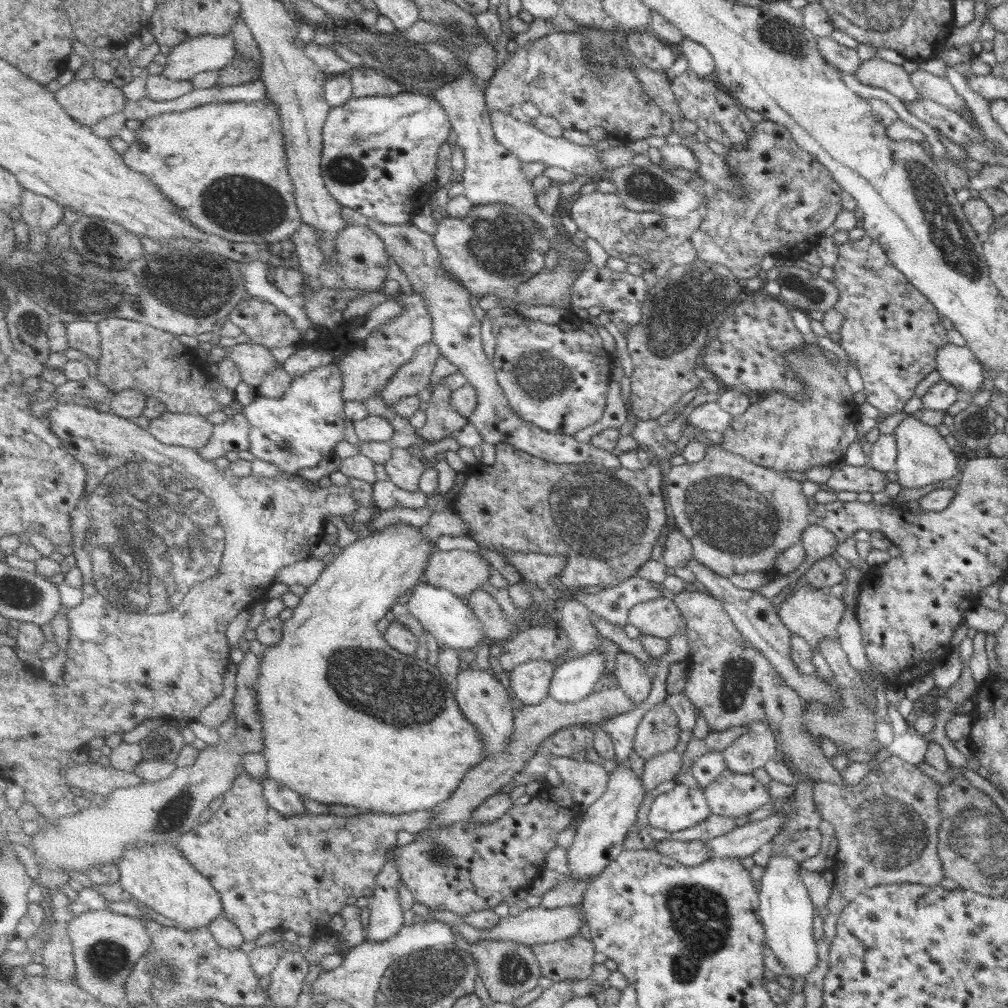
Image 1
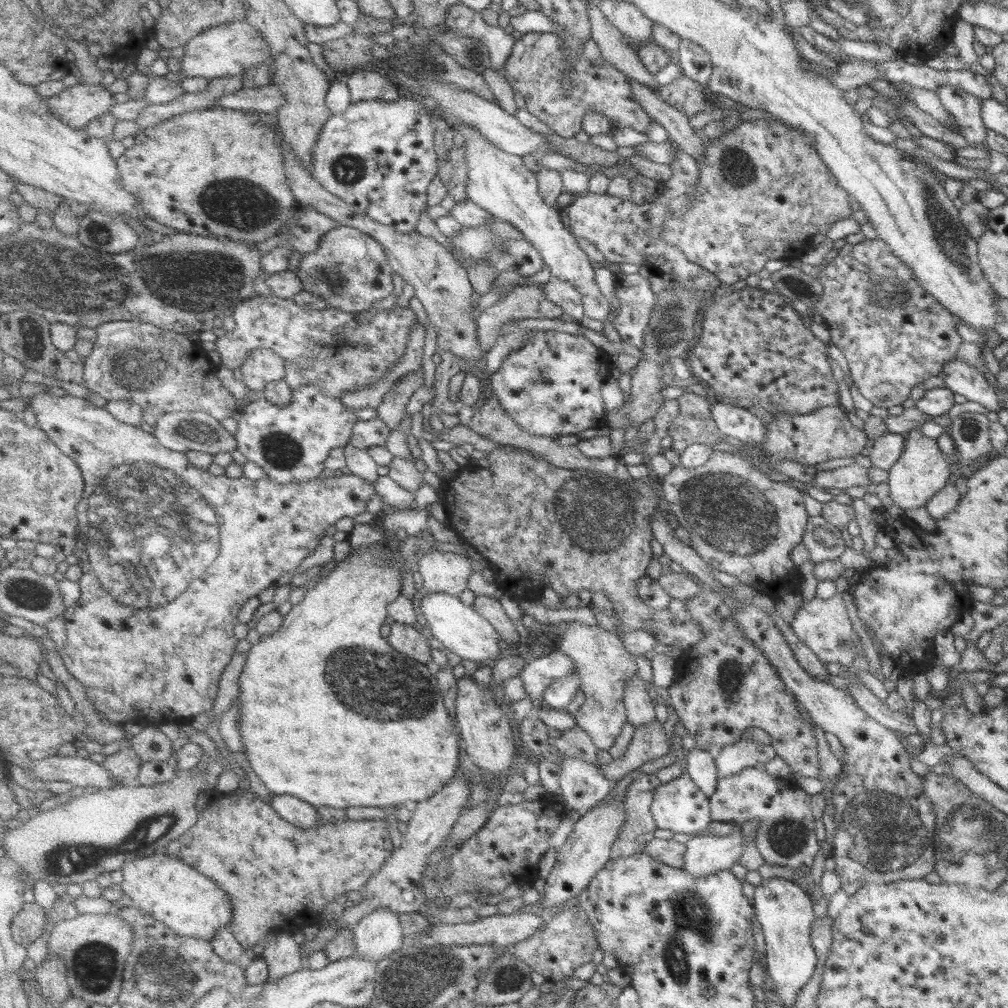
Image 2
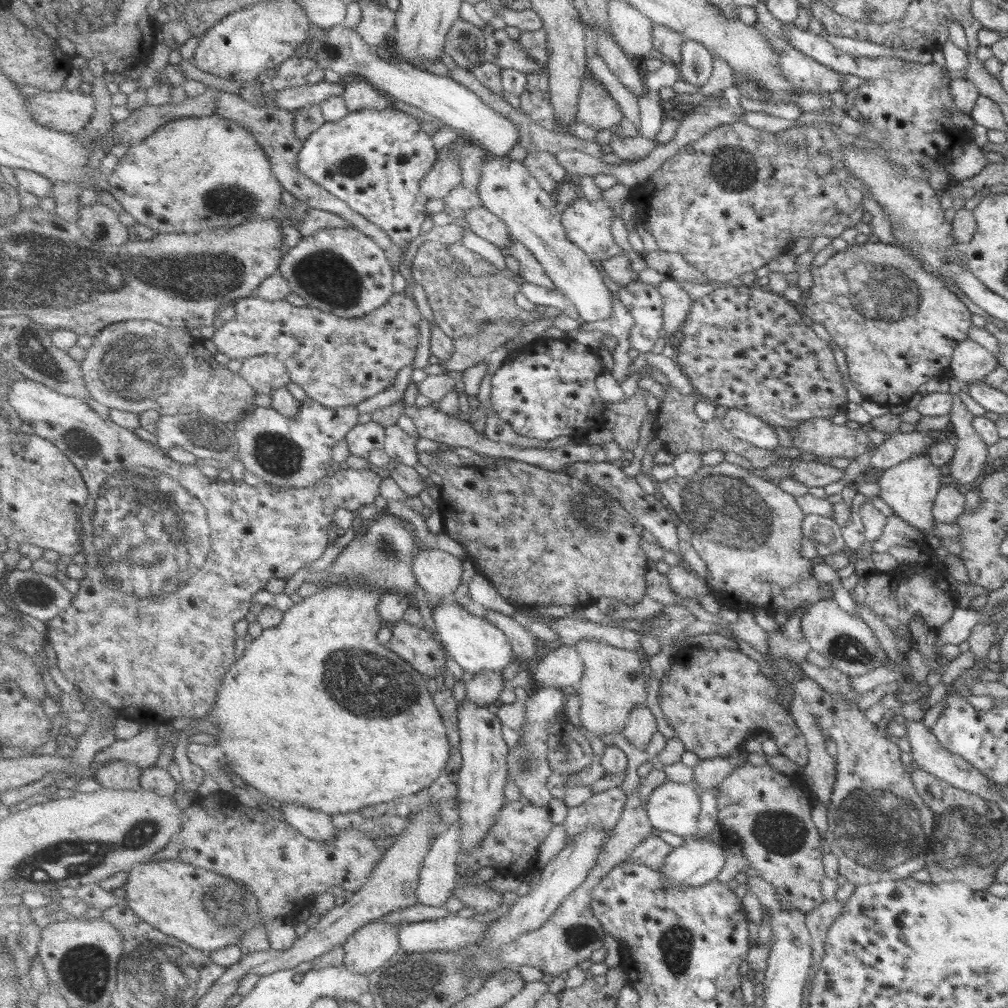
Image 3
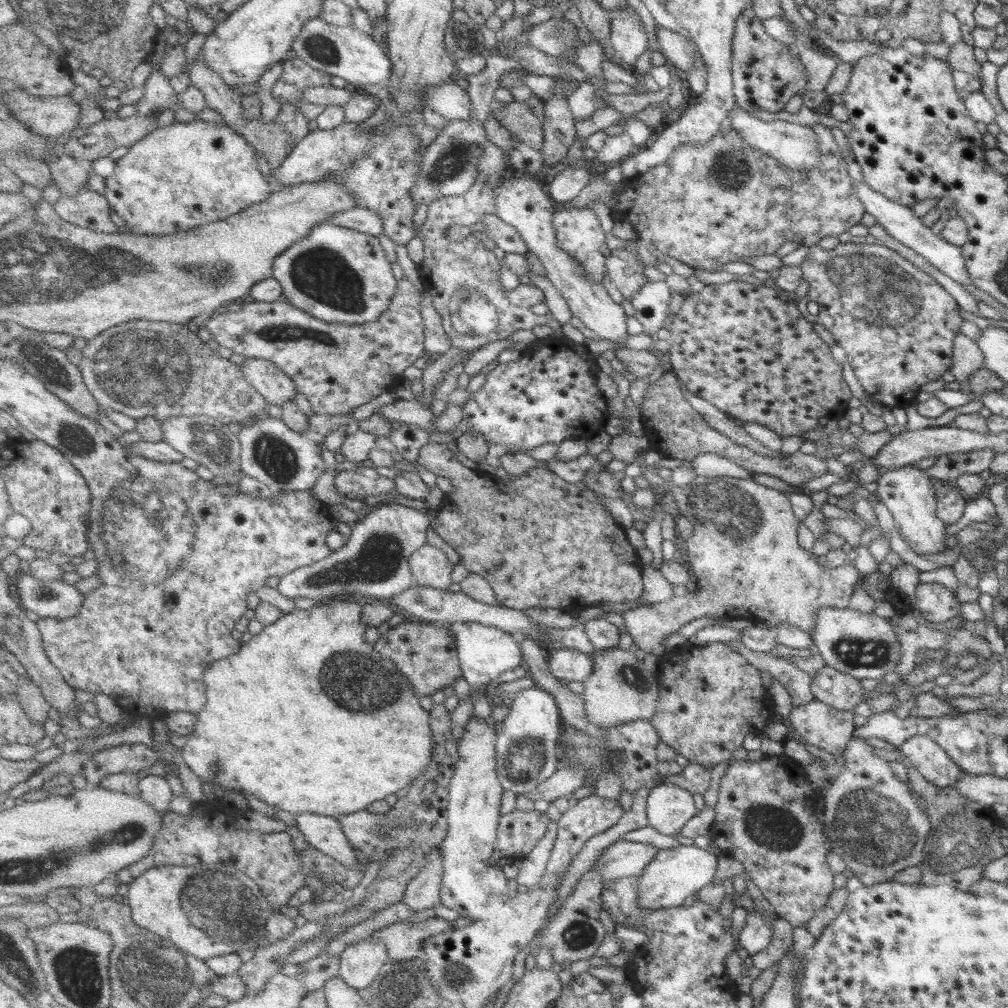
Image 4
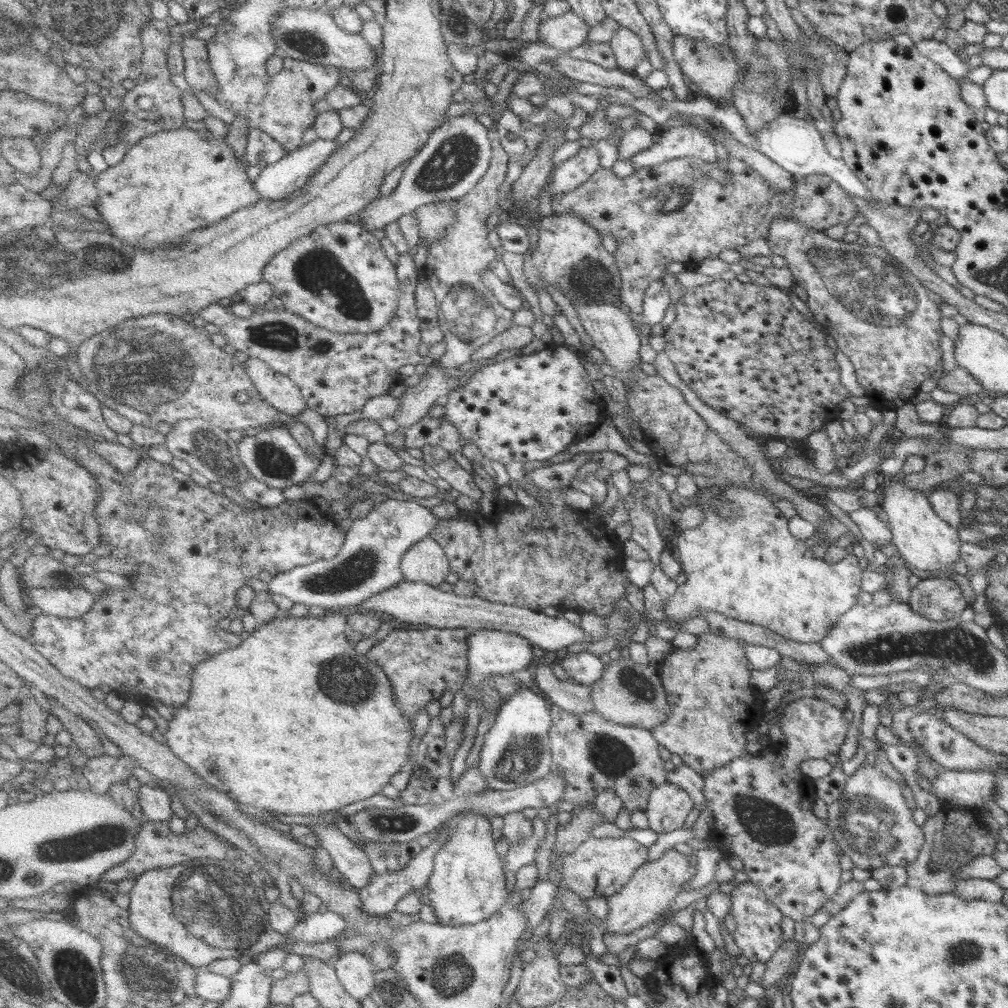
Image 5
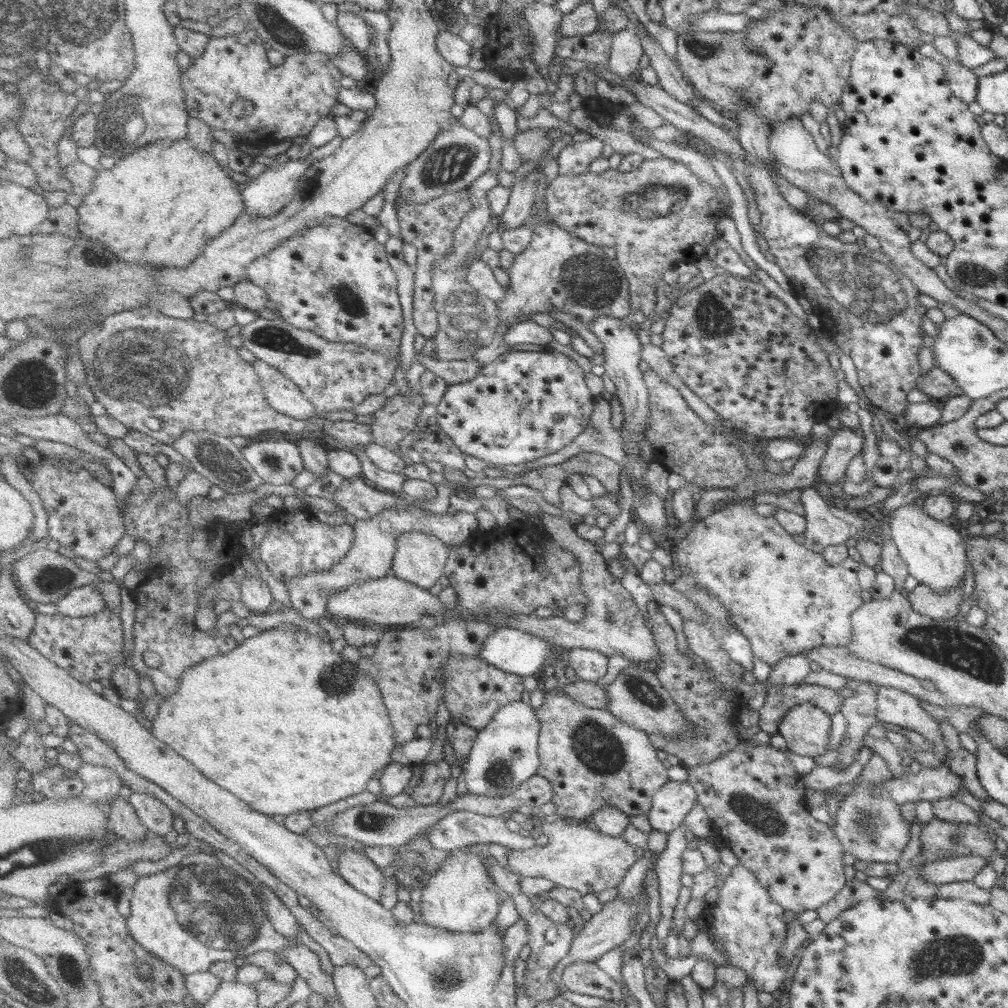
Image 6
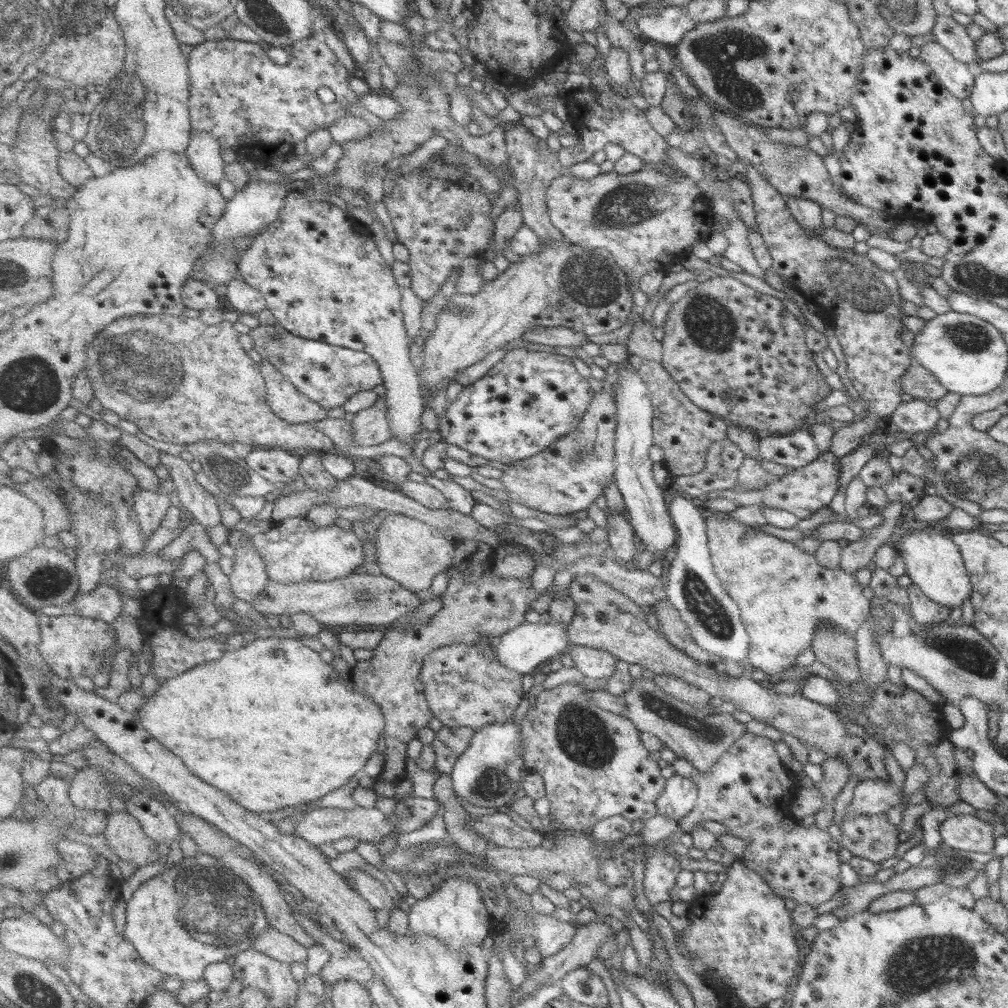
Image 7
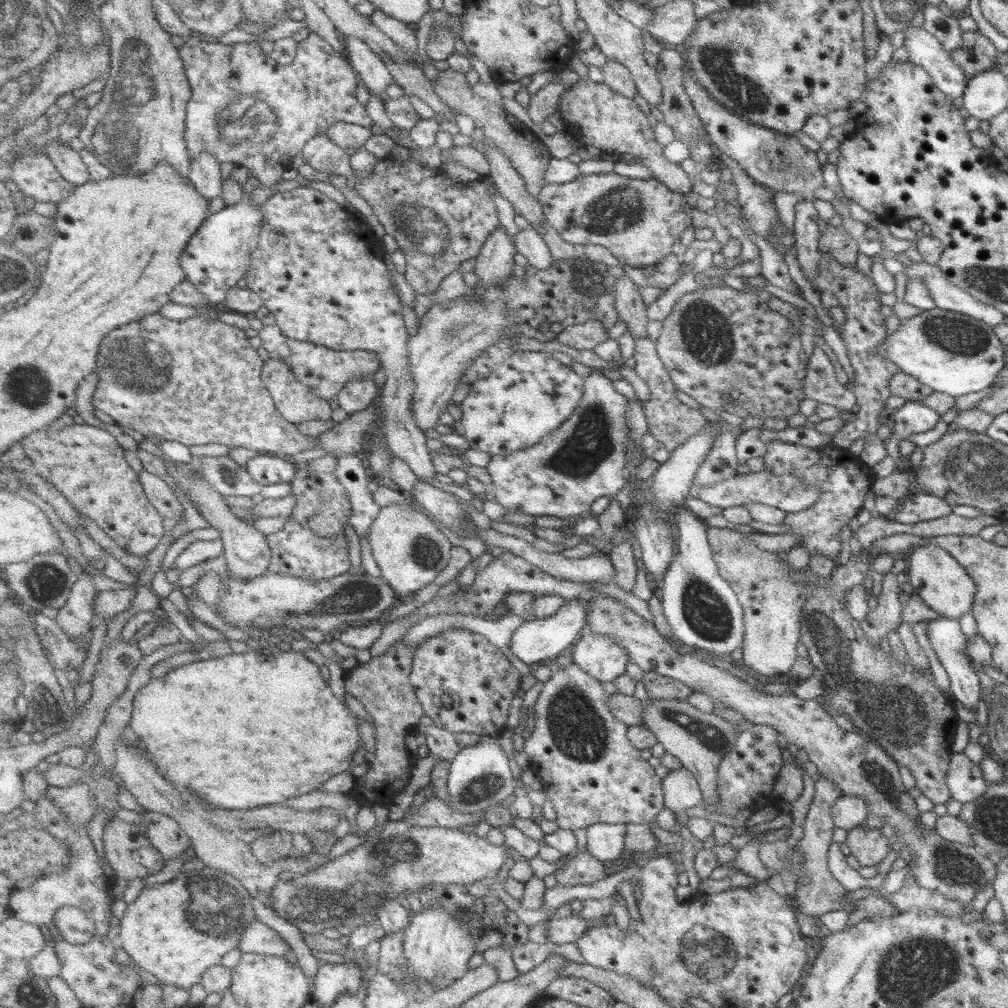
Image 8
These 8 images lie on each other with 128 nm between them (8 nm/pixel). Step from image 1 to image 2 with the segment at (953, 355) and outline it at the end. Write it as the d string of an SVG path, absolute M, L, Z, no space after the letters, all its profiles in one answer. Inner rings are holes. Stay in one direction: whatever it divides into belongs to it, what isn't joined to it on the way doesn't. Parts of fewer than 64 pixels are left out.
M956 355L942 367L940 378L952 393L964 396L985 406L989 411L998 412L1006 398L997 390L993 381L987 378L971 364Z

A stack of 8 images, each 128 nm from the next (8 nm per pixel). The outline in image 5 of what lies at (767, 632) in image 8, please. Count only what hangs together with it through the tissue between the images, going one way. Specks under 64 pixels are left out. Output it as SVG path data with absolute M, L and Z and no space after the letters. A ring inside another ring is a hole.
M712 485L708 487L702 487L701 491L694 498L695 504L701 504L703 507L704 520L702 524L698 525L696 530L689 529L688 532L683 533L683 536L679 543L675 546L676 553L680 560L683 562L684 572L688 576L688 580L685 584L680 586L678 593L672 598L665 600L665 613L676 623L693 622L697 617L700 617L700 609L702 611L710 610L714 612L720 612L727 618L734 618L744 622L750 622L750 624L756 624L756 626L762 626L774 634L782 636L790 641L800 643L820 642L822 638L828 634L828 630L832 630L832 626L838 626L842 618L842 614L845 614L850 608L853 608L858 604L858 597L861 590L860 579L863 568L860 568L859 559L853 553L847 555L846 558L839 560L835 563L828 563L824 559L818 559L814 557L810 547L806 546L804 541L798 540L788 528L788 519L781 514L781 512L775 507L775 500L768 494L764 494L762 491L757 491L749 486L742 485Z

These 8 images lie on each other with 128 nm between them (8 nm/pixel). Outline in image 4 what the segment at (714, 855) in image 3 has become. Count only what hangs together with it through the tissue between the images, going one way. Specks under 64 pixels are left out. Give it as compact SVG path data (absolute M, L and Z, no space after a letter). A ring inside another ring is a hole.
M694 844L662 849L642 875L639 907L645 911L682 907L690 896L696 896L703 886L712 882L716 868L717 856L709 849L702 849Z

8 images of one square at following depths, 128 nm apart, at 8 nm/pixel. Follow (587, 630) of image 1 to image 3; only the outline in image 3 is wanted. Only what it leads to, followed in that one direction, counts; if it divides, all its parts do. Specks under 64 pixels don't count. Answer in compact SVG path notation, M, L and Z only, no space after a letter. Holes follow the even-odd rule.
M584 640L576 646L586 663L586 674L578 689L582 704L579 714L582 725L598 738L600 735L622 733L628 727L634 708L647 705L648 702L649 687L638 652L617 648L600 640Z

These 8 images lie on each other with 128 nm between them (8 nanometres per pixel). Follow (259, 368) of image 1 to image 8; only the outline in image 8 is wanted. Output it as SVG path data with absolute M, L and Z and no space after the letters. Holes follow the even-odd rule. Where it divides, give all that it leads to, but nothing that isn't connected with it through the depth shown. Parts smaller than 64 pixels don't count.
M270 358L265 364L264 379L281 413L290 422L298 425L309 420L332 418L334 408L330 401L302 382L285 360Z

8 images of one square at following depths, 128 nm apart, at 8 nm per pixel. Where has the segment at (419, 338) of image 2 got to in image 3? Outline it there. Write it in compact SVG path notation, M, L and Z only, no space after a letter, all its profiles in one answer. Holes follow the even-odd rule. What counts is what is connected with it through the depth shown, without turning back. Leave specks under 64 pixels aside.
M414 364L402 369L398 378L393 382L393 386L378 394L374 398L368 398L356 406L357 410L362 414L372 414L380 409L387 409L389 406L396 404L404 399L404 394L408 390L408 386L412 384L412 376L414 376L416 366Z

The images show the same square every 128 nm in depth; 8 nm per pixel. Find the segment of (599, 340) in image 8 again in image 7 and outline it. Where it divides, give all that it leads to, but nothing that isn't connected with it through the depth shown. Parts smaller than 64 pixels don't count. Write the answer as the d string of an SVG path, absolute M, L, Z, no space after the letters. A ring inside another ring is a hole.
M552 327L552 328L542 328L529 330L528 333L524 334L522 339L531 341L532 343L540 343L545 345L550 345L552 347L557 346L569 346L582 347L588 340L587 332L580 332L575 328L568 327Z

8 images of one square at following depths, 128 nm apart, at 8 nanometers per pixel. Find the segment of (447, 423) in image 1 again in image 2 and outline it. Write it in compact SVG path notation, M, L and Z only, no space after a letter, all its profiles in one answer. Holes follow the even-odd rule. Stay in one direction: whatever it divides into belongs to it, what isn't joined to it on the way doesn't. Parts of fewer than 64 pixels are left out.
M443 350L439 352L442 356L442 361L437 367L436 372L436 399L433 400L435 412L448 414L460 414L460 407L457 407L457 401L453 399L451 393L451 382L455 376L458 376L463 371L463 359L456 356L453 352Z

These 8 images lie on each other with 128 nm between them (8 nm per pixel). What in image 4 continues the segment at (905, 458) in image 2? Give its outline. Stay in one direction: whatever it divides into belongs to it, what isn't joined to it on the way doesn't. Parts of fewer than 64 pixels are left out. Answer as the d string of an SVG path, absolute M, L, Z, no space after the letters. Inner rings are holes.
M906 465L902 468L889 469L878 476L872 489L878 500L893 514L896 526L904 540L916 554L934 554L943 552L950 547L952 540L945 531L945 522L938 518L935 491L930 483L931 478L916 465Z

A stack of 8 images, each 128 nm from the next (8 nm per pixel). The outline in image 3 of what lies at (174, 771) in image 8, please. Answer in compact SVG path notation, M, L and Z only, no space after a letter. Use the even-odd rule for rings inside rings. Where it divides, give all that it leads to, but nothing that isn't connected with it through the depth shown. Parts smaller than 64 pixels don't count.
M342 584L326 586L321 588L318 593L309 598L305 598L300 604L295 604L292 610L285 613L282 624L278 627L268 628L256 640L250 640L247 650L237 664L228 671L220 691L217 706L213 709L213 714L208 718L212 720L216 728L220 728L220 735L216 735L217 745L191 744L186 747L187 757L190 762L200 766L204 771L216 776L220 770L240 770L240 774L254 784L258 790L266 792L266 796L280 801L281 803L294 803L302 806L321 810L322 812L331 814L348 814L349 812L364 812L366 807L374 807L384 802L394 803L396 798L409 800L425 788L430 788L443 775L447 769L451 750L450 736L448 736L448 728L442 720L440 709L434 700L433 694L430 694L430 686L428 679L424 674L420 674L410 662L406 662L401 655L396 654L394 650L382 644L378 640L378 634L382 630L382 616L378 607L381 606L382 597L385 591L378 588L372 588L369 584ZM300 678L310 678L310 682L318 682L318 684L300 684ZM374 704L376 704L376 720L378 724L374 726L364 726L362 718L372 716L374 718Z

